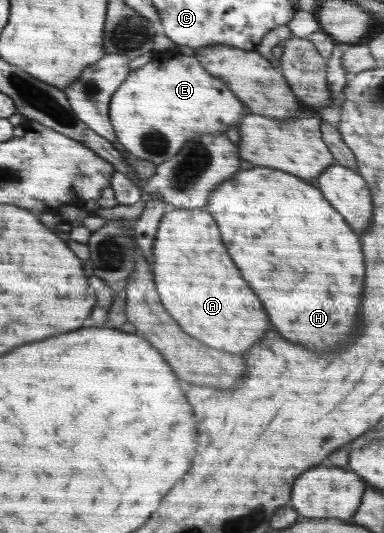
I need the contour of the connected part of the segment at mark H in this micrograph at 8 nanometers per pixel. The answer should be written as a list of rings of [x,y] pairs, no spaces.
[[[253,167],[221,183],[221,187],[211,193],[207,211],[219,219],[219,231],[223,231],[223,239],[229,243],[227,247],[231,247],[243,279],[247,279],[251,287],[259,291],[259,299],[267,303],[275,329],[283,331],[293,343],[303,343],[313,351],[339,351],[355,337],[355,329],[359,327],[357,313],[365,283],[365,265],[359,237],[313,185],[285,171]]]

